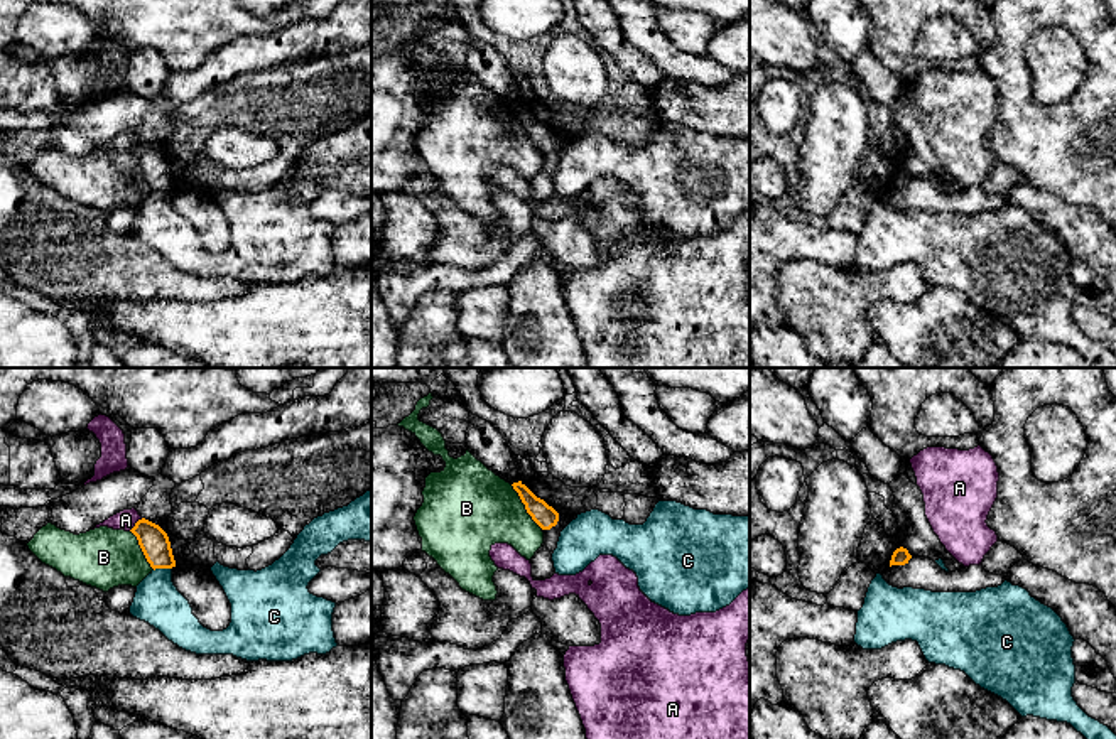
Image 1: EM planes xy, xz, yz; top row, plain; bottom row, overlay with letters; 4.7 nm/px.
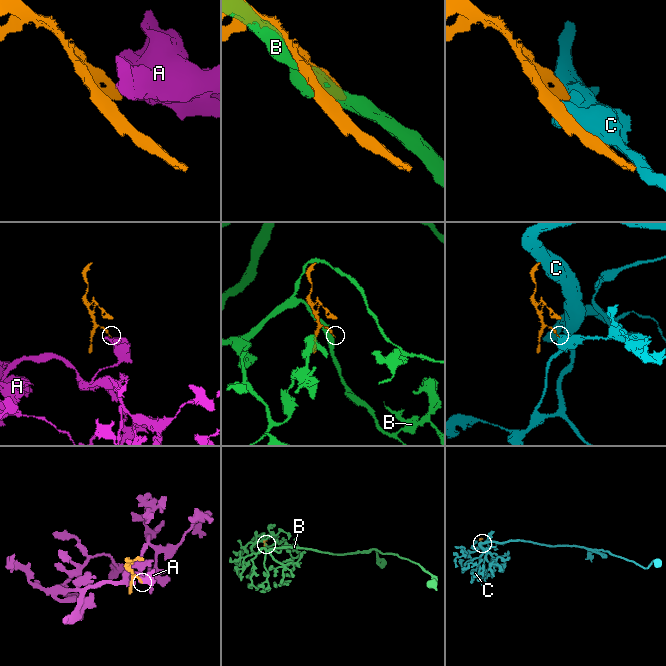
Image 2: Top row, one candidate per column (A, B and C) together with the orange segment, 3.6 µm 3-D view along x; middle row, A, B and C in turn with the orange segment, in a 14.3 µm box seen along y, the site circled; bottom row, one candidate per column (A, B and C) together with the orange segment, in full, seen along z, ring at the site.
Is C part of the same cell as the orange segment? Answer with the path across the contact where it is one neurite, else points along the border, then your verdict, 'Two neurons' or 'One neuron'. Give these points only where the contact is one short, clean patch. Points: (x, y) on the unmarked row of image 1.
Boundary: xy (171, 189), (157, 189), (154, 193). Two neurons

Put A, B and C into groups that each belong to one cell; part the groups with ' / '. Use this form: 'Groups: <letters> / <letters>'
Groups: A / B / C

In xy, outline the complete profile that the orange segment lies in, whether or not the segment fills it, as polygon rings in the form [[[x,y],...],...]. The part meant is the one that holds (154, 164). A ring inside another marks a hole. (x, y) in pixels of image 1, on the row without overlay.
[[[142,140],[130,154],[154,192],[176,189],[169,159],[159,147]]]

